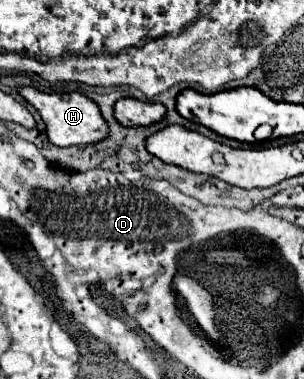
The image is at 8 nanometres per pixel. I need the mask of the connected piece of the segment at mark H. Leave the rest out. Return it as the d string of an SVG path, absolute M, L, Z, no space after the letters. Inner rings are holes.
M22 86L18 88L20 96L24 96L26 102L30 102L38 114L42 116L42 122L46 126L48 140L56 146L82 146L82 144L96 144L108 136L108 124L102 118L98 106L78 92L52 93L40 92L32 86Z

